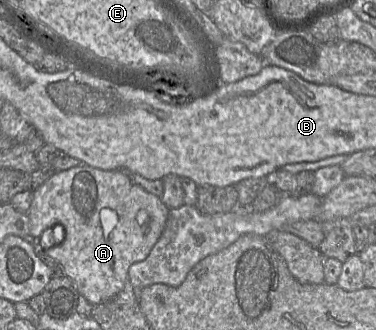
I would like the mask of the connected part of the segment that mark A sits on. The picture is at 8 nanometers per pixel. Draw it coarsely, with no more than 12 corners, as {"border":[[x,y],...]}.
{"border":[[85,164],[33,191],[30,236],[93,306],[147,258],[170,209]]}

